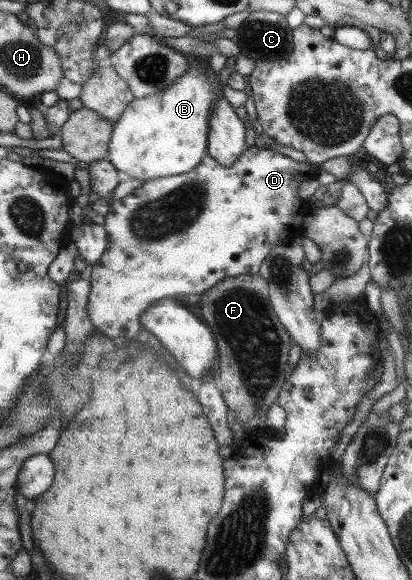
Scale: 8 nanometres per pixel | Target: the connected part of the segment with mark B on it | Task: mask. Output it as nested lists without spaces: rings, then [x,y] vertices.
[[[195,66],[170,84],[166,89],[142,98],[133,98],[122,118],[115,123],[111,135],[110,151],[107,159],[116,167],[122,177],[134,177],[141,182],[160,177],[178,176],[198,167],[207,153],[207,137],[210,135],[211,105],[215,104],[214,86],[218,81],[210,79],[201,67]]]

